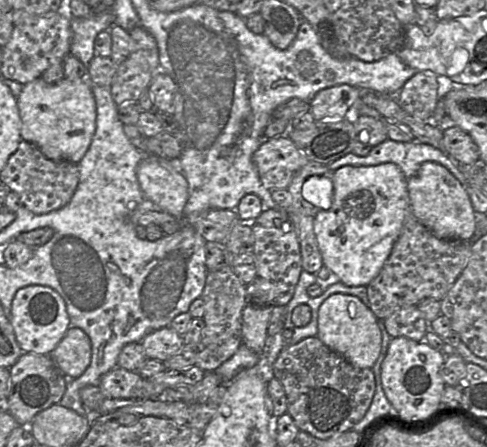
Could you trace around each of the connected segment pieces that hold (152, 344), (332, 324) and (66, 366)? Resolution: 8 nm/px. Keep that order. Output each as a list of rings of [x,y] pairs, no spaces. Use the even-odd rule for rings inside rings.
[[[169,326],[147,334],[140,343],[149,359],[159,361],[166,361],[184,346],[182,336]]]
[[[336,293],[318,310],[317,337],[332,351],[358,368],[372,368],[381,352],[382,336],[378,319],[358,297]]]
[[[70,326],[52,352],[52,357],[64,376],[79,377],[89,366],[91,354],[89,336],[83,330]]]

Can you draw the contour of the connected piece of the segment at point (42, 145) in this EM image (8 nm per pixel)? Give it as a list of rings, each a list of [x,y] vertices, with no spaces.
[[[40,77],[23,85],[16,98],[21,140],[35,145],[45,157],[78,164],[88,151],[96,129],[96,104],[89,81],[65,78],[50,85]]]

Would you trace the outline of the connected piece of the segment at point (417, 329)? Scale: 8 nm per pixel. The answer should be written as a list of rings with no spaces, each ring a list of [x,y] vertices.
[[[416,305],[393,312],[384,321],[384,326],[392,338],[406,337],[414,341],[424,341],[429,330],[429,322]]]

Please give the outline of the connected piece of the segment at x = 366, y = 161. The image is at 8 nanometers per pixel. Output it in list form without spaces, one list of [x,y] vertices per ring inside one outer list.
[[[388,138],[372,147],[367,156],[360,157],[348,153],[327,166],[331,171],[336,171],[346,165],[374,166],[381,163],[394,163],[401,169],[404,176],[409,179],[417,172],[421,164],[427,161],[444,166],[461,185],[464,187],[468,185],[465,175],[457,166],[458,163],[445,151],[417,141],[397,142]]]

